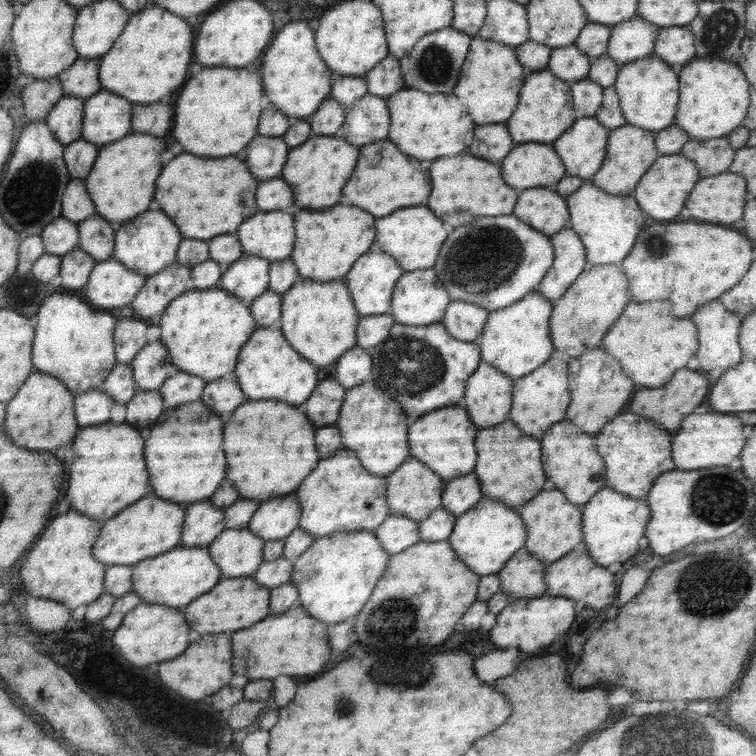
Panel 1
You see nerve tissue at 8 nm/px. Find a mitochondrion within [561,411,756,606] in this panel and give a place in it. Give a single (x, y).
(717, 500)

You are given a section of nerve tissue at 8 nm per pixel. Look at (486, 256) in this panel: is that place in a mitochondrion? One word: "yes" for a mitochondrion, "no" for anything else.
yes

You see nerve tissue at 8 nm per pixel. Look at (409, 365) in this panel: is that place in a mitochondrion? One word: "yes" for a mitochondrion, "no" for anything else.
yes

